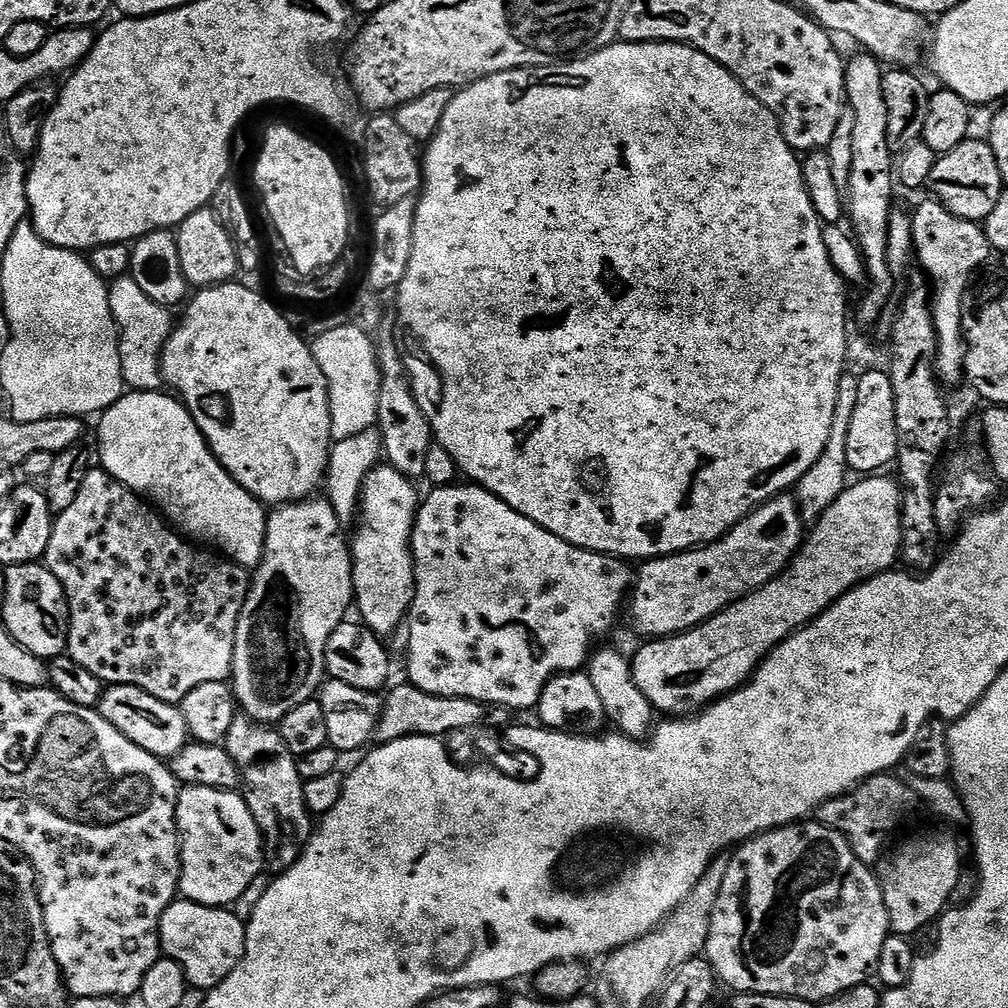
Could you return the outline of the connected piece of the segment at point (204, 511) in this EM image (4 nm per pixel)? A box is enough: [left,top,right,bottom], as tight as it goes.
[96,390,268,570]

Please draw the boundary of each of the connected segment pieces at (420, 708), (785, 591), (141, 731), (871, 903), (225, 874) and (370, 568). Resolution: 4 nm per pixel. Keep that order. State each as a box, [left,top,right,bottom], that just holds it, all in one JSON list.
[[374,682,509,745],[631,474,904,716],[99,684,190,758],[706,822,890,1002],[176,784,266,908],[351,466,422,638]]

